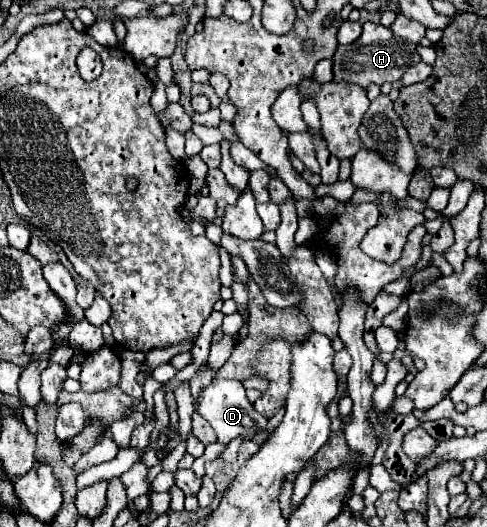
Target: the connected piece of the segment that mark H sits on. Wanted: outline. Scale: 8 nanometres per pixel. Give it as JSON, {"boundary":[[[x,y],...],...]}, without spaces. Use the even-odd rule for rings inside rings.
{"boundary":[[[365,23],[363,33],[357,39],[357,43],[351,45],[339,45],[333,57],[333,81],[347,81],[357,83],[367,89],[367,85],[377,83],[395,83],[401,79],[401,75],[415,63],[419,63],[421,57],[417,55],[415,43],[405,43],[405,39],[397,39],[391,29],[379,25],[379,23]]]}

